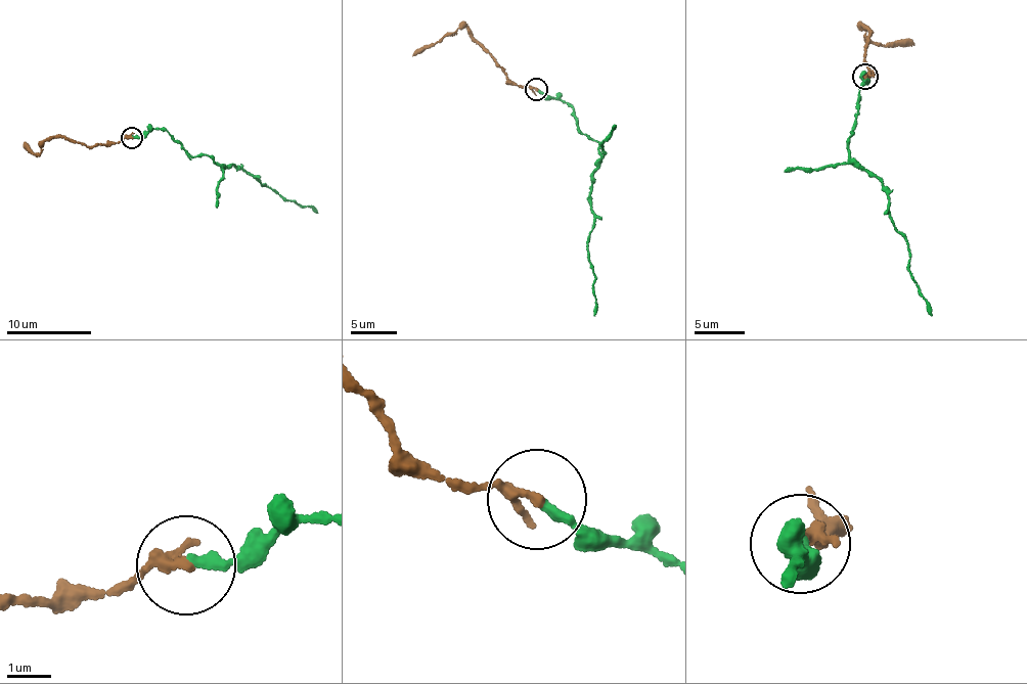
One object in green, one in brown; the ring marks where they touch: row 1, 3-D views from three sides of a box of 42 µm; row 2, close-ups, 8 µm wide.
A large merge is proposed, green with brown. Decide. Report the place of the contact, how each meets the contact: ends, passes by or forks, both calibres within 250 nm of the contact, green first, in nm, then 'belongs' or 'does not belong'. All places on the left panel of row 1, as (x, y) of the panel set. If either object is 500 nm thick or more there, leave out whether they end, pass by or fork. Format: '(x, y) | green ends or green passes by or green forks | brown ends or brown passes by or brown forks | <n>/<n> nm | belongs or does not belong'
(131, 137) | green ends | brown passes by | 240/190 nm | belongs

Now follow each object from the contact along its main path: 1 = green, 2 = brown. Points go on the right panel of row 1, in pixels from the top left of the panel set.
1: (865, 78), (847, 144), (850, 155), (882, 181), (891, 218), (905, 241), (910, 272), (931, 316)
2: (865, 78), (872, 73), (865, 62), (871, 36), (863, 27), (867, 39), (881, 45), (904, 40), (914, 45)

